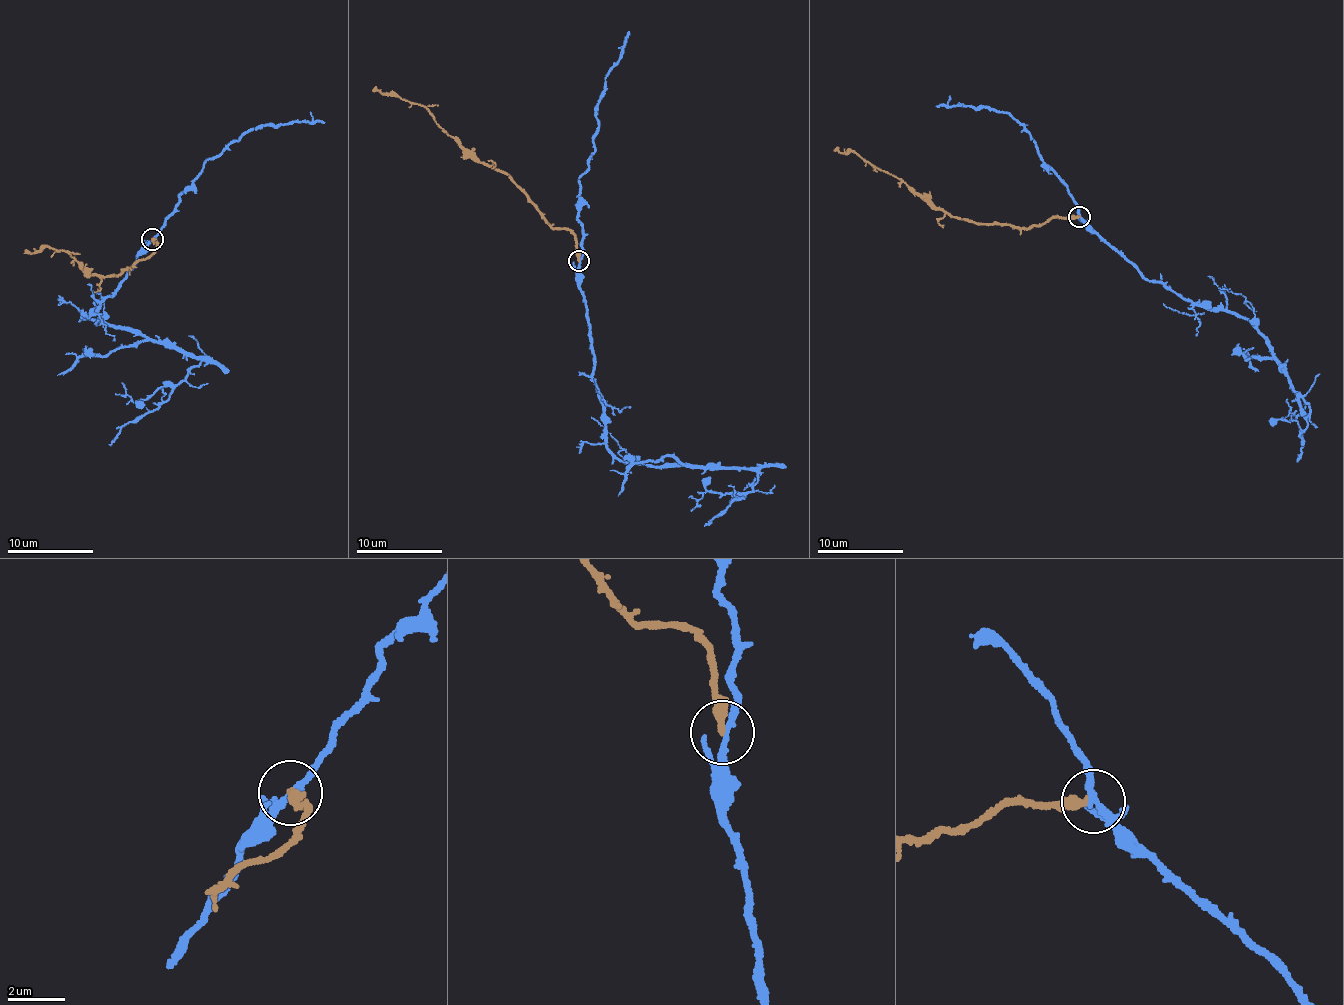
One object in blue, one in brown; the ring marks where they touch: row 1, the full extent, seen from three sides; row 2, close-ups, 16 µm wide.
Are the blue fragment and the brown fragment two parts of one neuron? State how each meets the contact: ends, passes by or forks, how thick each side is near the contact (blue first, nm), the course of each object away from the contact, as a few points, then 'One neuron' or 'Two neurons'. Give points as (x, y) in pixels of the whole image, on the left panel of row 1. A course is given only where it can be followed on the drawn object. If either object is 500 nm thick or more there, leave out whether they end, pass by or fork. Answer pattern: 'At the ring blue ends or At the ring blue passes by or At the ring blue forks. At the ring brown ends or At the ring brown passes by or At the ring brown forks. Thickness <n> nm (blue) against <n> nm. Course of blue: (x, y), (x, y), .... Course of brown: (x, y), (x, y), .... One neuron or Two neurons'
At the ring blue passes by. At the ring brown ends. Thickness 200 nm (blue) against 360 nm. Course of blue: (152, 239), (114, 294), (81, 315), (170, 339), (200, 359), (110, 446). Course of brown: (152, 239), (157, 245), (152, 254), (112, 277), (90, 277), (67, 251), (47, 247), (23, 253). Two neurons

